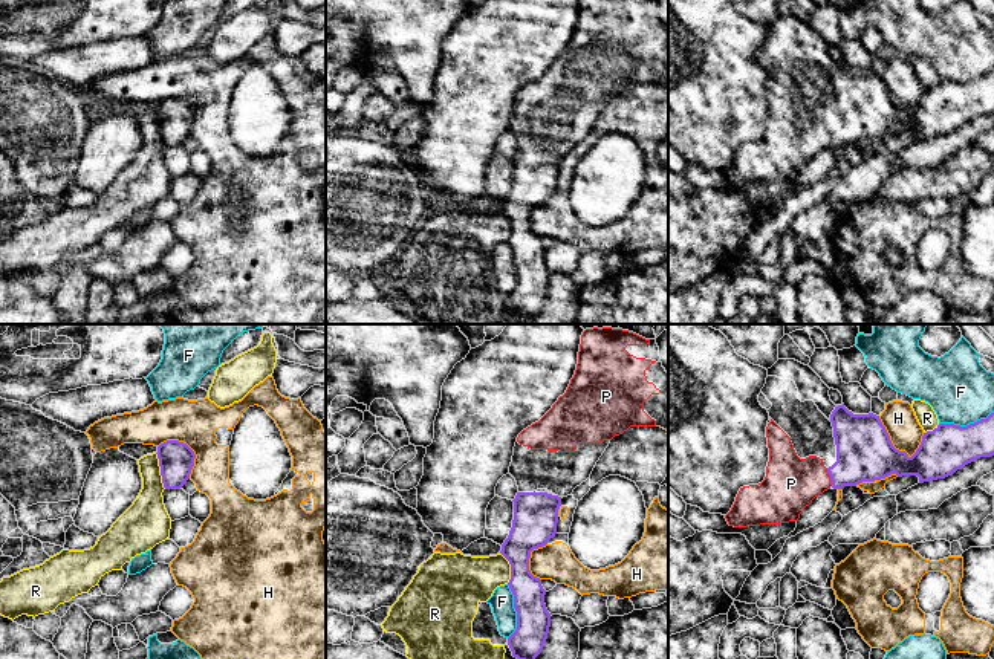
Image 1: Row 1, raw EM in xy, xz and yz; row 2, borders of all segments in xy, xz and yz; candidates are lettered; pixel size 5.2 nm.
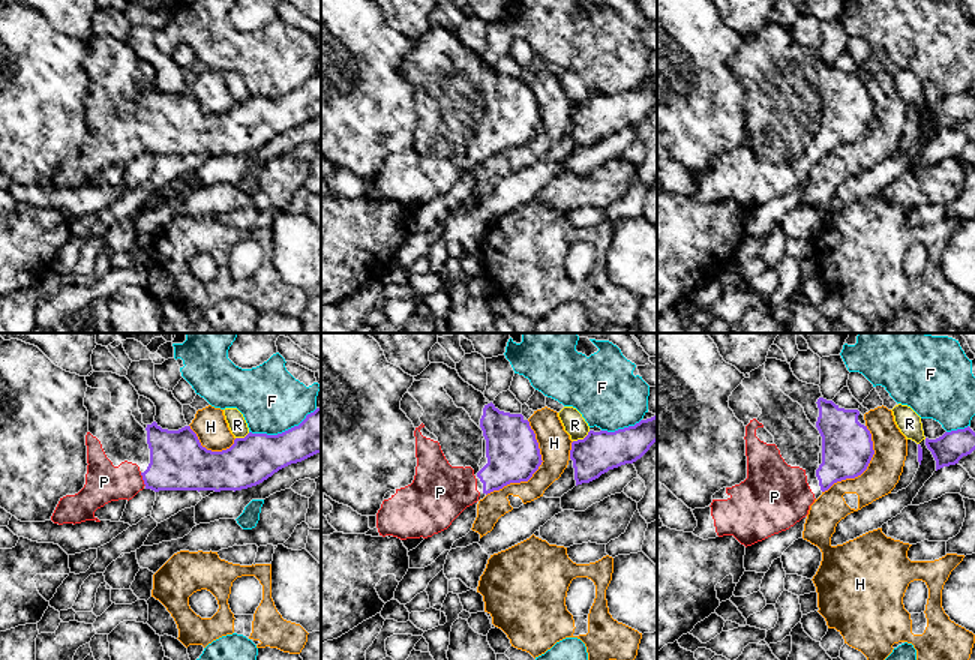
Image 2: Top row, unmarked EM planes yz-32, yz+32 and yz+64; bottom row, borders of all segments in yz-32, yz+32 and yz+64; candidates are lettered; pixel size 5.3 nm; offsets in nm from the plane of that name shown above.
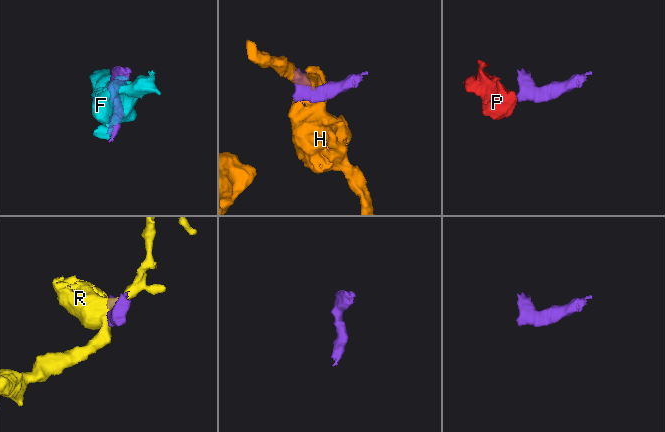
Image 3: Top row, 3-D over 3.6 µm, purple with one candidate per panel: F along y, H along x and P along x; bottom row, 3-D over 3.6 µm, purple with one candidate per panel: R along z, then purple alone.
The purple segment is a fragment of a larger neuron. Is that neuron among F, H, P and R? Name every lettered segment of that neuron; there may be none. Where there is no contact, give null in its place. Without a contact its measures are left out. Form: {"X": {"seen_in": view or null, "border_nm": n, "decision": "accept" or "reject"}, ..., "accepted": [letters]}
{"F": {"seen_in": "yz", "border_nm": 300, "decision": "reject"}, "H": {"seen_in": "yz", "border_nm": 280, "decision": "reject"}, "P": {"seen_in": "yz", "border_nm": 100, "decision": "accept"}, "R": {"seen_in": "xy", "border_nm": 200, "decision": "reject"}, "accepted": ["P"]}

